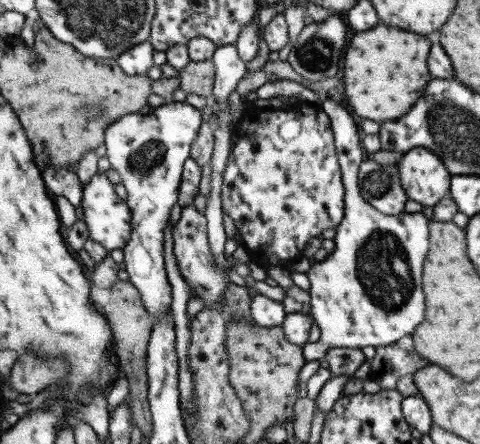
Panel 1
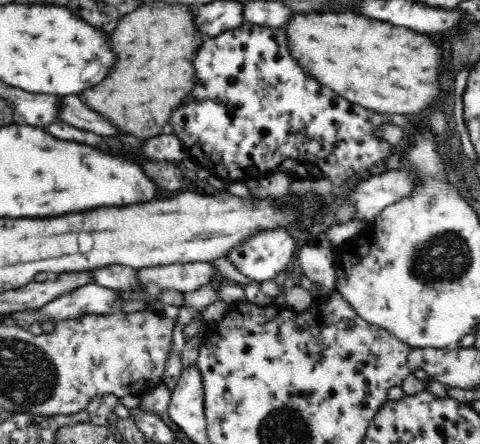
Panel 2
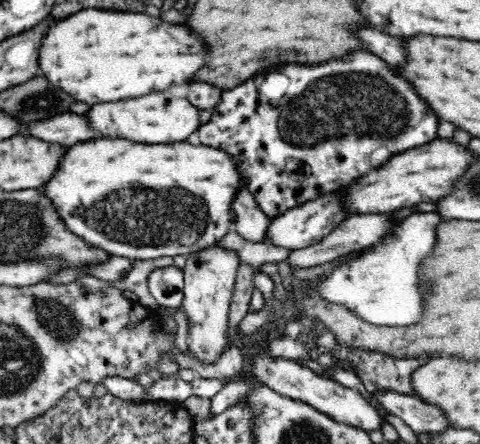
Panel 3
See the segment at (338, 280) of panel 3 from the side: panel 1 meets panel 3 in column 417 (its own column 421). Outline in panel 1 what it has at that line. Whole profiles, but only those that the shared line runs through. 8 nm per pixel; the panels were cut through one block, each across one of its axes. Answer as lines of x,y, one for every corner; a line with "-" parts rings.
331,98
321,100
321,106
331,118
345,186
345,212
339,226
335,226
333,252
307,270
311,282
311,316
321,336
317,342
303,346
305,364
323,358
329,348
381,348
409,336
425,314
421,266
429,252
429,220
421,212
385,216
361,196
357,174
365,152
359,144
351,114
341,108
341,104
331,102

